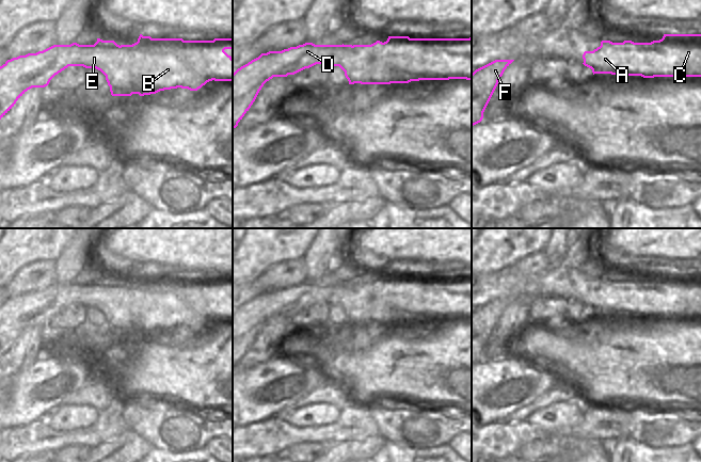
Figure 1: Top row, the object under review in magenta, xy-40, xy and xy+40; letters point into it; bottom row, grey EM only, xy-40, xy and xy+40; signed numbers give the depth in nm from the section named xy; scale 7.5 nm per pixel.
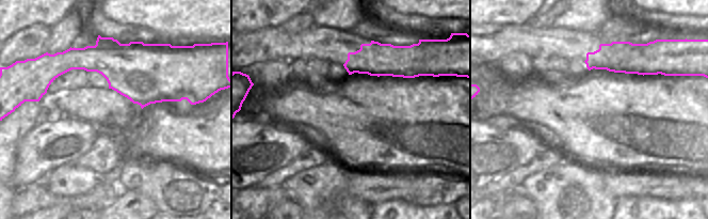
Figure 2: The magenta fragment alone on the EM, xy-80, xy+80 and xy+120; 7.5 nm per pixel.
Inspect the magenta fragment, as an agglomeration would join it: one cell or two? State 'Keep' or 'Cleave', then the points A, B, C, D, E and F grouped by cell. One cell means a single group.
Cleave. Groups: A C / B D E F.

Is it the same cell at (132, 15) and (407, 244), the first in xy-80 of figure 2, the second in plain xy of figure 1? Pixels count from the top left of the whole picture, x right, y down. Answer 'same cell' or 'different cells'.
same cell

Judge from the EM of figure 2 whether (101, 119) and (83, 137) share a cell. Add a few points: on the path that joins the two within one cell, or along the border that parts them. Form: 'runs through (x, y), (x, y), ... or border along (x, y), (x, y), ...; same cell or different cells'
border along (71, 115), (92, 122), (99, 127); different cells

